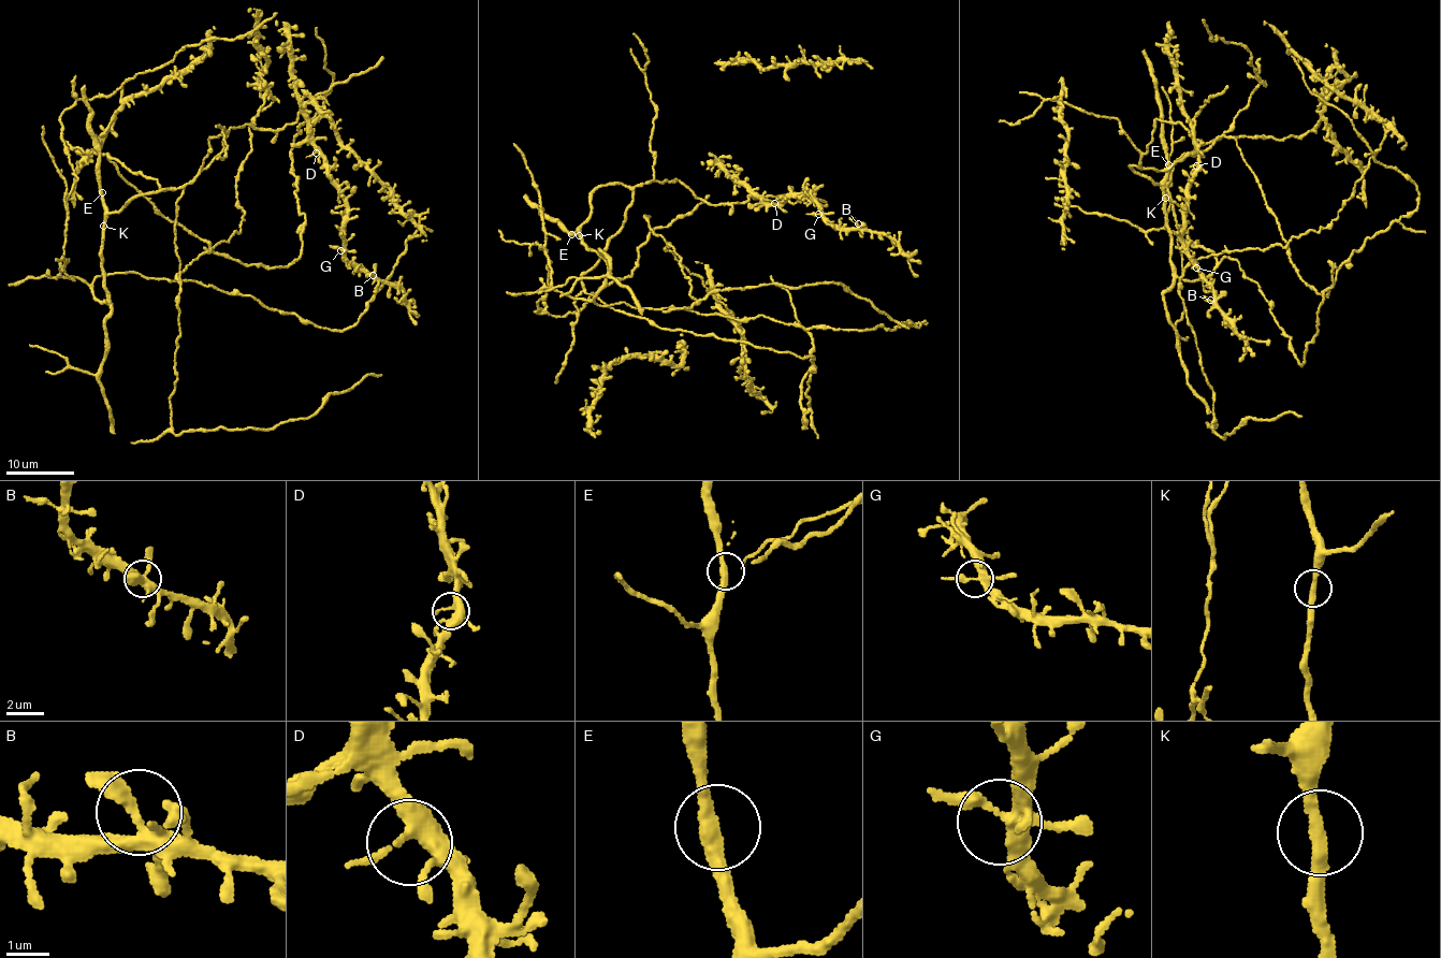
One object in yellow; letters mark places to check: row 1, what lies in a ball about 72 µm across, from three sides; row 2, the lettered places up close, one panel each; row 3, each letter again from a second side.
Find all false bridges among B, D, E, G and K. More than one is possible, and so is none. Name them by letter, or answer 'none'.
none

